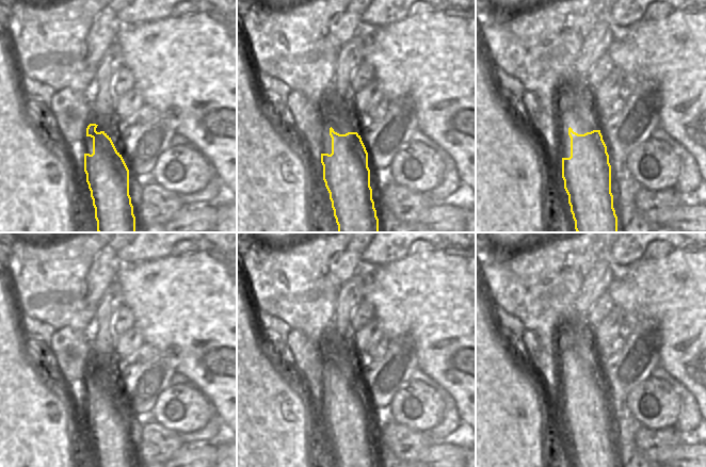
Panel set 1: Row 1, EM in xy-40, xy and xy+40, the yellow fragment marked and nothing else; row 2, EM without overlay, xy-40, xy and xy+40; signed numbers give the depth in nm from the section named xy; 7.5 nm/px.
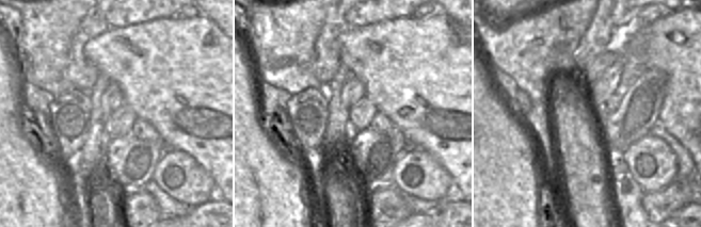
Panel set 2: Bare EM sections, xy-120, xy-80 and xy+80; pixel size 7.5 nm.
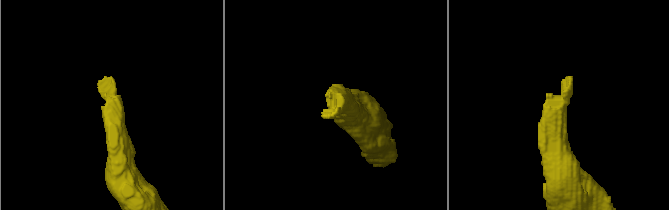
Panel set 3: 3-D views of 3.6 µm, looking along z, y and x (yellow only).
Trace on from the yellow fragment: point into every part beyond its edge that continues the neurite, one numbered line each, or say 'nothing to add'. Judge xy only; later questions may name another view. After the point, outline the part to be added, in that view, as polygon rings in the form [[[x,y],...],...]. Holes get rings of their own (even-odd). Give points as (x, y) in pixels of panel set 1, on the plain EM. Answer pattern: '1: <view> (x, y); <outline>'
1: xy (331, 355); [[[326,343],[321,351],[323,385],[321,392],[332,392],[332,376],[330,374],[330,367],[335,371],[346,373],[348,371],[357,371],[355,361],[348,356],[337,344]]]

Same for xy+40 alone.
1: xy+40 (572, 348); [[[562,320],[557,324],[555,351],[562,397],[571,396],[569,366],[578,373],[600,369],[591,342],[585,338],[582,329],[572,322]]]

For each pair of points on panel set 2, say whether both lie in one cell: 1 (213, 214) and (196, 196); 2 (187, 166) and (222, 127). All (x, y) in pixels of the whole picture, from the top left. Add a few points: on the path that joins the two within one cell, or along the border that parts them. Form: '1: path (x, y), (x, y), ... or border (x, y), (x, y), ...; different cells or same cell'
1: border (208, 200), (190, 208); different cells
2: border (170, 148), (188, 152), (210, 176); different cells

